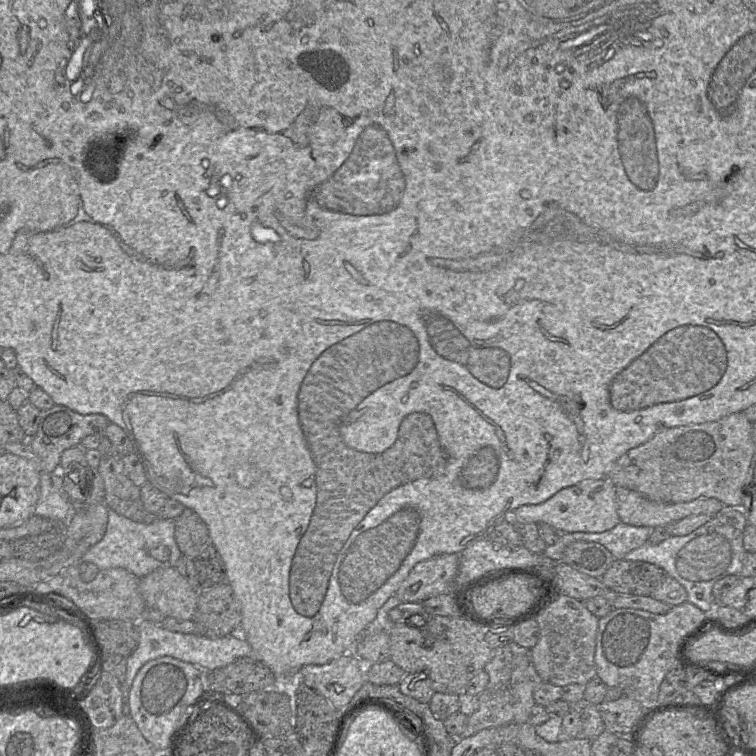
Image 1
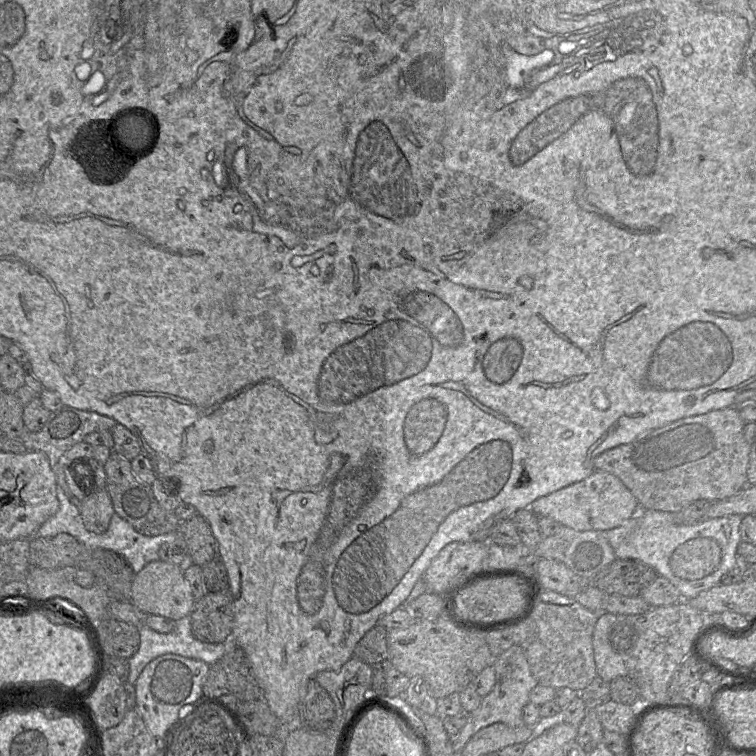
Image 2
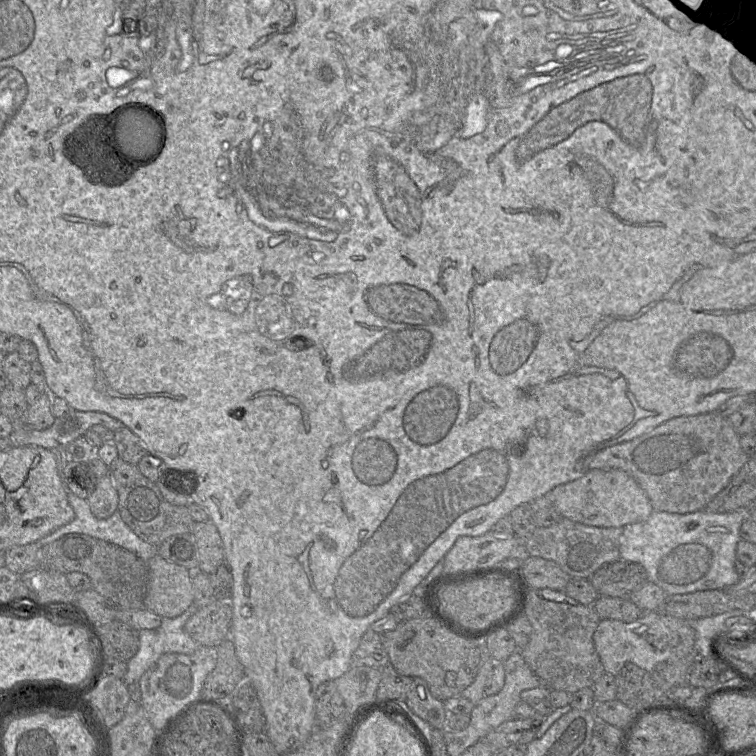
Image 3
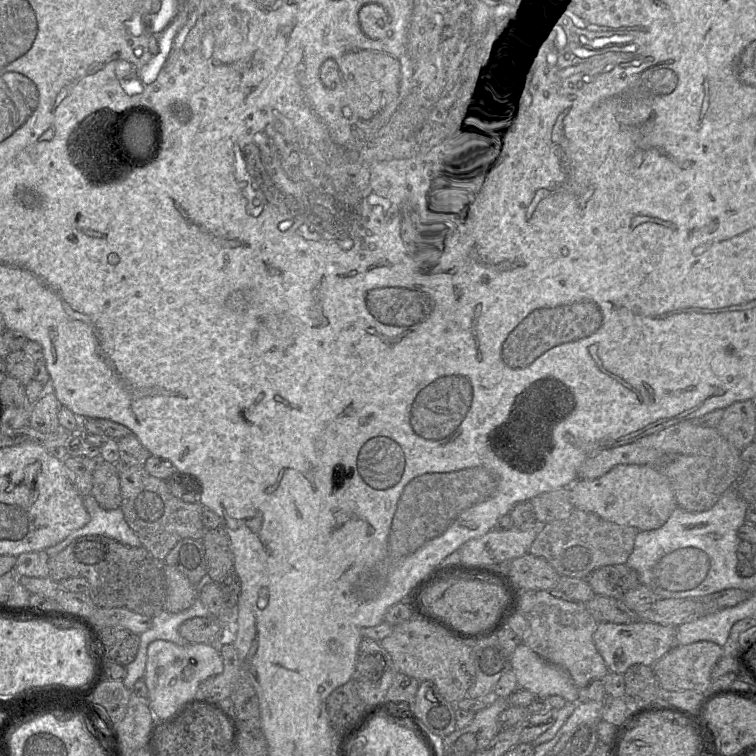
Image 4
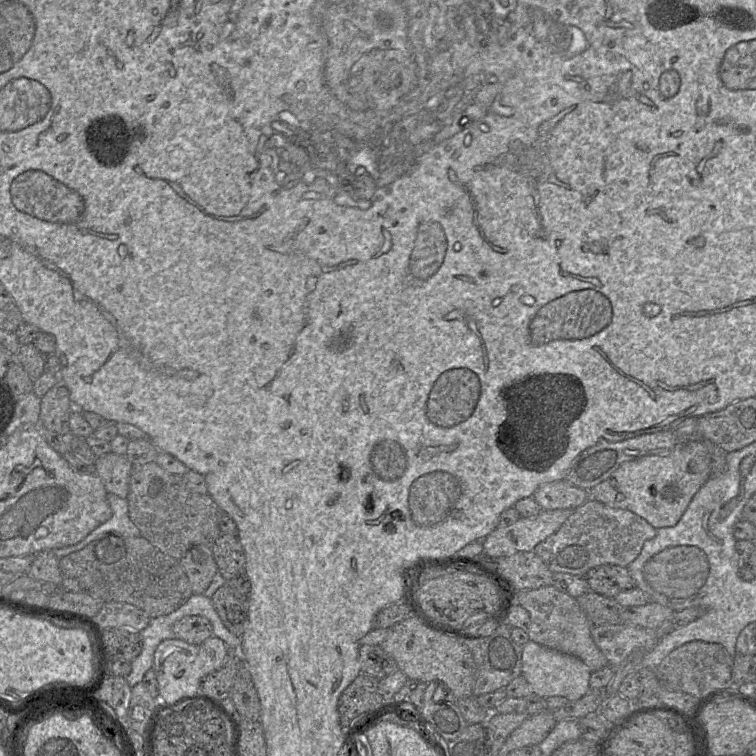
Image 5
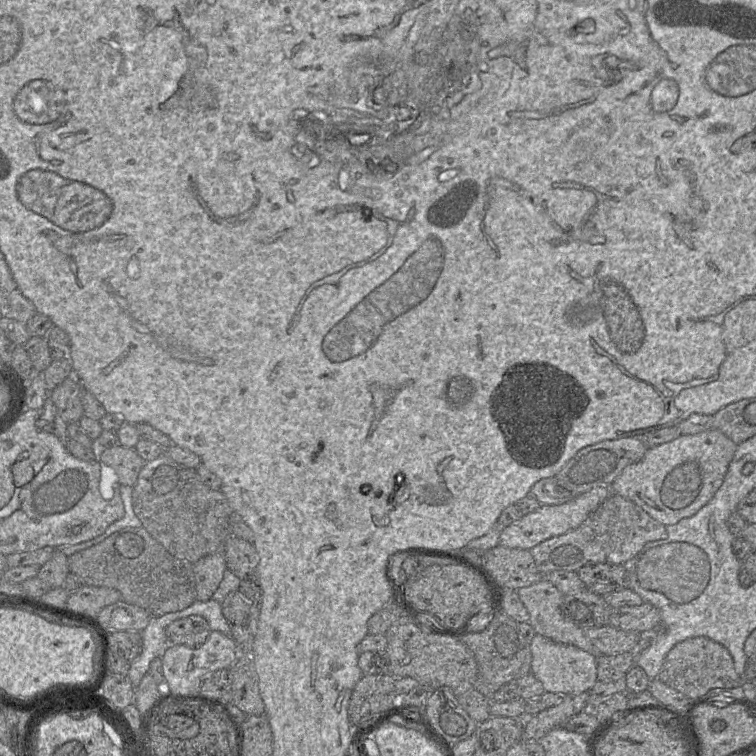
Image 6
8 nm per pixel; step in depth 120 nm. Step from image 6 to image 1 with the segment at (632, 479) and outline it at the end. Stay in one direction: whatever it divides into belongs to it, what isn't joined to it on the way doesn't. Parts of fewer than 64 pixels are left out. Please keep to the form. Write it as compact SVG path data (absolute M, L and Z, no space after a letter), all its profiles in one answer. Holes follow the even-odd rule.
M608 479L583 480L558 491L540 504L518 507L511 514L515 524L548 524L565 533L604 532L615 527L620 518L617 513L616 486Z

